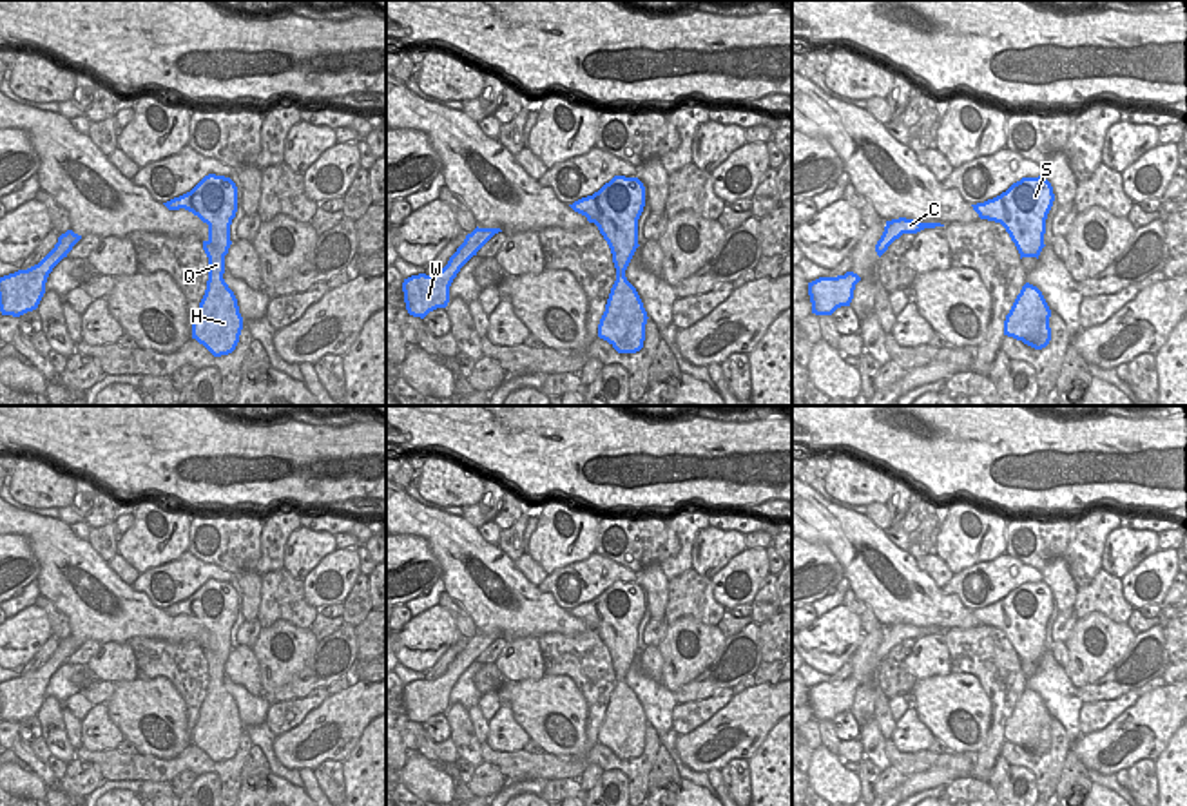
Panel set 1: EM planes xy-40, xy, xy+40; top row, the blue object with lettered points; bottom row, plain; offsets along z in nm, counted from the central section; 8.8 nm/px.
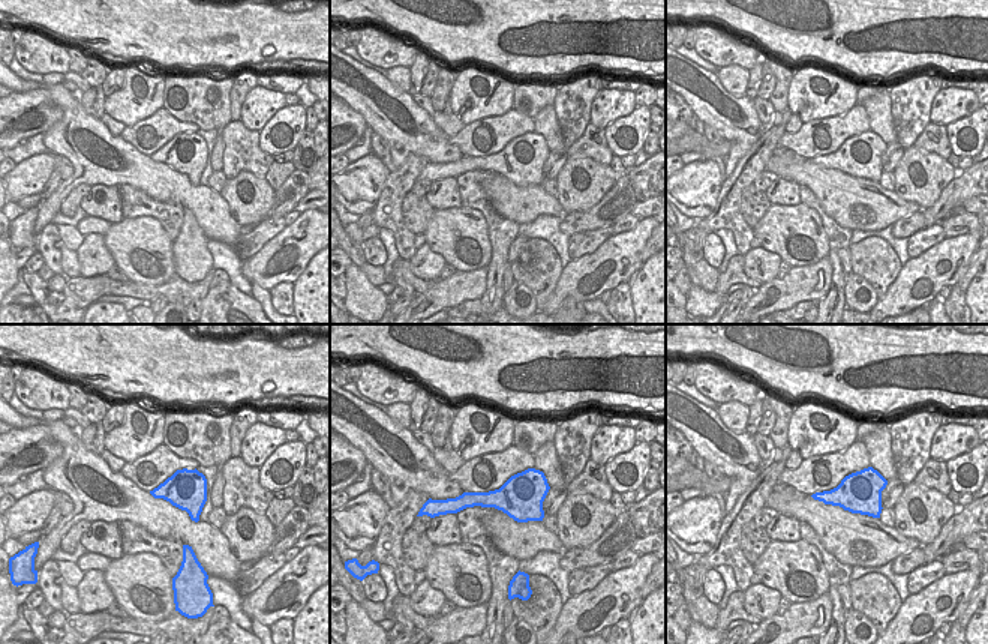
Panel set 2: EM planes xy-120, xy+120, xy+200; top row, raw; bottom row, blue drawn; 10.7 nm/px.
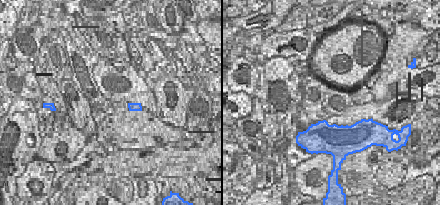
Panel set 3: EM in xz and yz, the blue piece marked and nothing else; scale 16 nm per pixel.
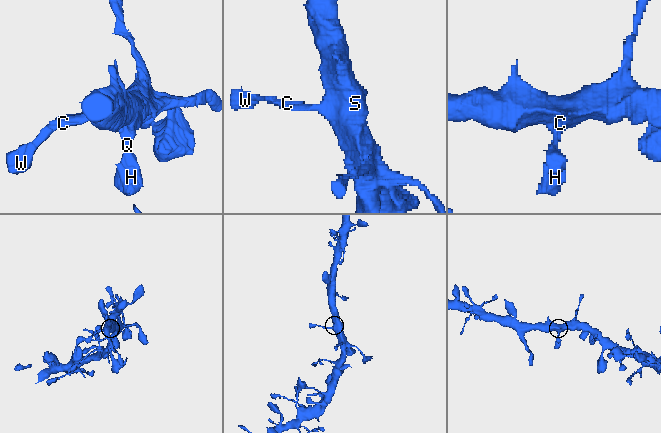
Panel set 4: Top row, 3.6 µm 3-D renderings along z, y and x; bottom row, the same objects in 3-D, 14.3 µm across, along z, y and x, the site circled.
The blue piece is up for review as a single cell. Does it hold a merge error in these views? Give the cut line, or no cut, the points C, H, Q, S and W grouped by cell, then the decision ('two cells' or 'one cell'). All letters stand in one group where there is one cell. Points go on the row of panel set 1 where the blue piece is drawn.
cut none; groups C H Q S W; one cell

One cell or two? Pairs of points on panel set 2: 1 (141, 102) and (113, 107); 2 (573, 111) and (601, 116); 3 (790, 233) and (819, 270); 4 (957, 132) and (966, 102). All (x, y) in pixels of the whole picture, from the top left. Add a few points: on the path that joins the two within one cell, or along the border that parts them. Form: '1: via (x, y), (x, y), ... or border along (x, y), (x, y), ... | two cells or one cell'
1: via (134, 104), (120, 105) | one cell
2: border along (603, 89), (591, 105), (589, 122) | two cells
3: border along (826, 255), (814, 263), (790, 267) | two cells
4: border along (972, 111), (946, 126) | two cells

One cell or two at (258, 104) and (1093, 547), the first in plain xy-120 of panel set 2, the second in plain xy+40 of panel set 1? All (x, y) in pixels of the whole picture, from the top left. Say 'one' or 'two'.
two

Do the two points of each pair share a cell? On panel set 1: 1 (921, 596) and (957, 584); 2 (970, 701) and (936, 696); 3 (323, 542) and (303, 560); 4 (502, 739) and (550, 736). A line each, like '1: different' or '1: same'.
1: different
2: same
3: same
4: different

